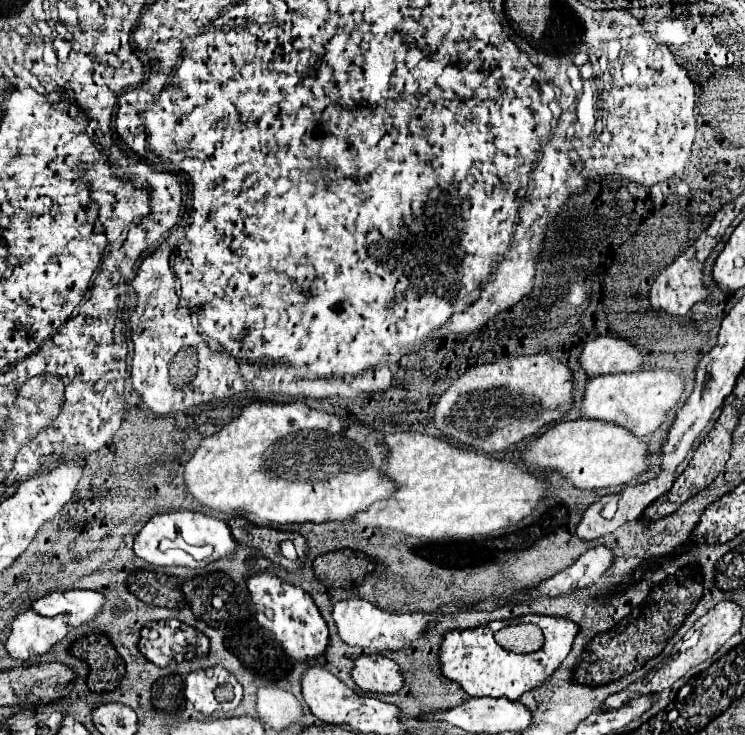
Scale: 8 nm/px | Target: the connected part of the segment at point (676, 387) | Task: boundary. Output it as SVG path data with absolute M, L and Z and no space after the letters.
M638 370L630 374L594 376L586 380L582 396L582 416L590 420L620 424L634 436L644 438L664 422L668 410L680 400L682 390L684 378L672 370Z

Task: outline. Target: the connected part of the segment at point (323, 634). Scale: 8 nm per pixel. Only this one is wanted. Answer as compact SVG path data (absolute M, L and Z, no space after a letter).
M266 572L248 578L248 592L250 592L254 604L260 604L266 610L274 612L268 628L274 632L274 636L278 638L278 642L282 644L282 648L294 660L298 660L298 662L310 662L310 660L316 660L322 654L326 654L326 650L330 646L328 626L326 626L322 614L318 612L314 600L310 598L310 594L306 594L302 588L296 588L292 584L282 582L280 578L272 576L272 574L268 576Z

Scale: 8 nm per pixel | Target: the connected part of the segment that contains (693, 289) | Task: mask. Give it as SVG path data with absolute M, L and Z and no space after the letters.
M702 232L698 236L698 240L682 256L678 256L668 268L664 268L656 276L656 280L652 282L652 288L650 288L650 296L648 296L650 306L654 310L668 312L668 314L678 314L678 312L684 312L684 308L686 308L686 312L688 312L696 302L702 302L702 300L708 298L708 290L702 286L702 264L704 264L706 256L710 254L710 250L716 242L718 242L716 238Z

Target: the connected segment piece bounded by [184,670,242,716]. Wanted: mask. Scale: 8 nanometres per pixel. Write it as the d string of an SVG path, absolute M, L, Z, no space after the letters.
M196 670L186 676L184 696L198 712L202 712L206 716L212 716L216 712L220 712L220 714L230 712L242 702L242 696L234 696L232 702L218 702L214 696L216 686L218 686L218 682L216 682L212 670Z

